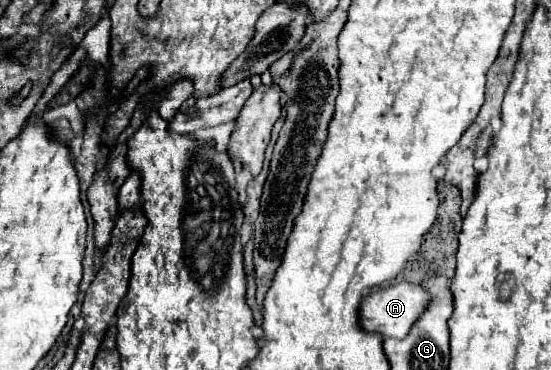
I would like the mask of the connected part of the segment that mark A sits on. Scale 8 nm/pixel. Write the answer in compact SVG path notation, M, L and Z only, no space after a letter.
M398 282L390 288L374 290L366 296L360 308L360 322L362 322L362 328L366 328L368 332L380 332L384 336L402 340L408 336L418 316L422 316L422 312L426 312L426 306L430 304L432 304L432 296L424 286L410 284L410 282Z

